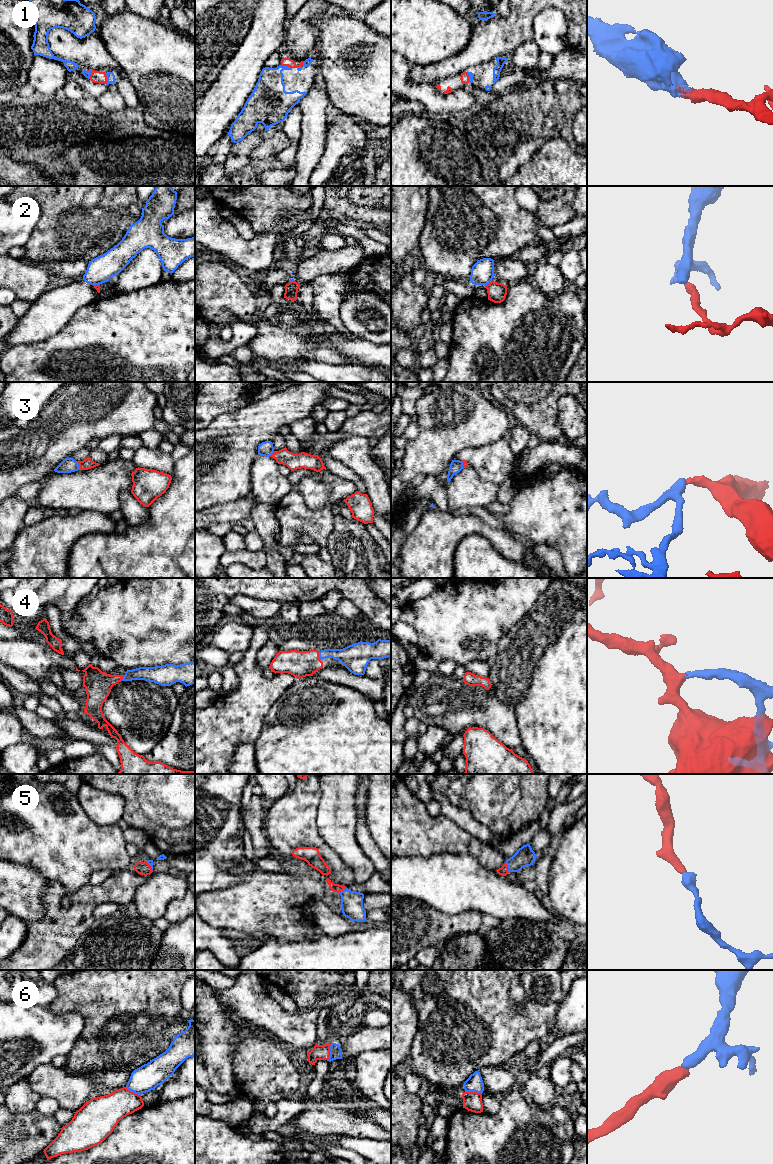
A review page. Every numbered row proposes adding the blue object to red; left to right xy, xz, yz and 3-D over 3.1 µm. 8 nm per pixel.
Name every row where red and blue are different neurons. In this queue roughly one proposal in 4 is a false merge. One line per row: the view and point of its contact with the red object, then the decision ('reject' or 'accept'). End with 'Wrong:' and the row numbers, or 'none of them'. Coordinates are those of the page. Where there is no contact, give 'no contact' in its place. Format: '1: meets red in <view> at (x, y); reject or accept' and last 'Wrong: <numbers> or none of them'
1: meets red in xy at (91, 74); accept
2: meets red in yz at (489, 283); reject
3: meets red in xy at (79, 465); accept
4: meets red in xz at (318, 656); accept
5: meets red in yz at (507, 867); accept
6: meets red in xz at (329, 1052); accept
Wrong: 2

